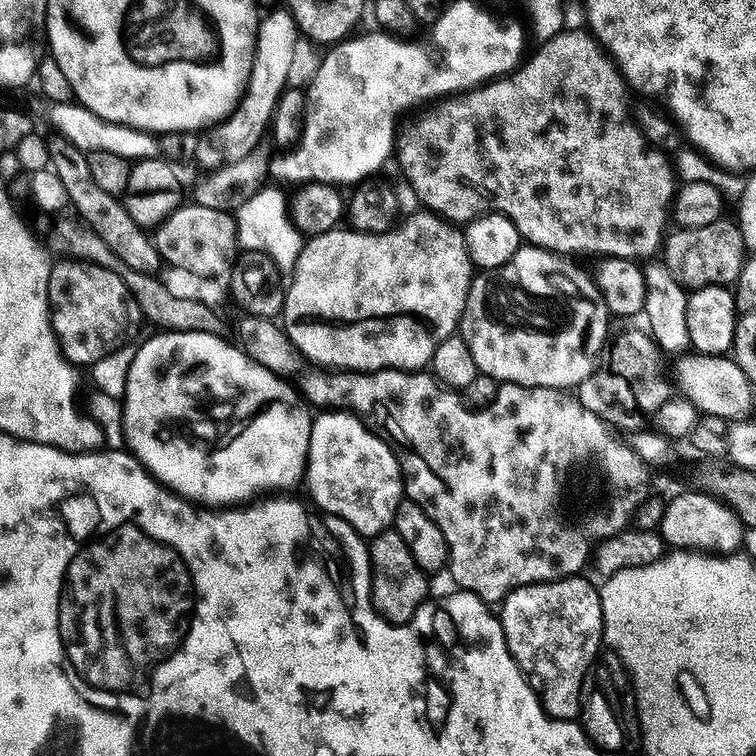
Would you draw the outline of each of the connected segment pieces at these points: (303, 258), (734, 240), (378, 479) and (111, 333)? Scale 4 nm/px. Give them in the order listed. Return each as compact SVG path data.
M419 211L413 216L406 217L405 220L403 217L399 223L384 232L354 232L347 227L337 226L332 231L311 237L305 243L296 263L296 269L291 272L290 279L287 281L282 309L283 330L290 338L290 342L299 350L301 357L310 356L313 363L329 366L334 370L353 372L380 372L384 368L420 370L431 365L436 347L459 329L468 291L472 285L474 265L472 259L468 257L464 233L455 223L445 220L435 212Z
M727 218L710 222L710 226L676 228L667 233L662 245L662 262L674 274L685 289L695 290L706 286L735 285L746 259L744 239L739 223L732 224Z
M343 410L321 411L312 421L307 484L311 503L316 503L321 513L337 516L337 521L349 524L362 538L389 531L404 496L400 463L386 442L379 440L358 417Z
M83 258L56 260L50 270L48 283L48 315L52 318L52 333L60 344L60 353L73 366L97 364L106 354L121 347L136 332L136 323L142 320L139 306L132 299L127 286L112 272L111 267L94 264Z

